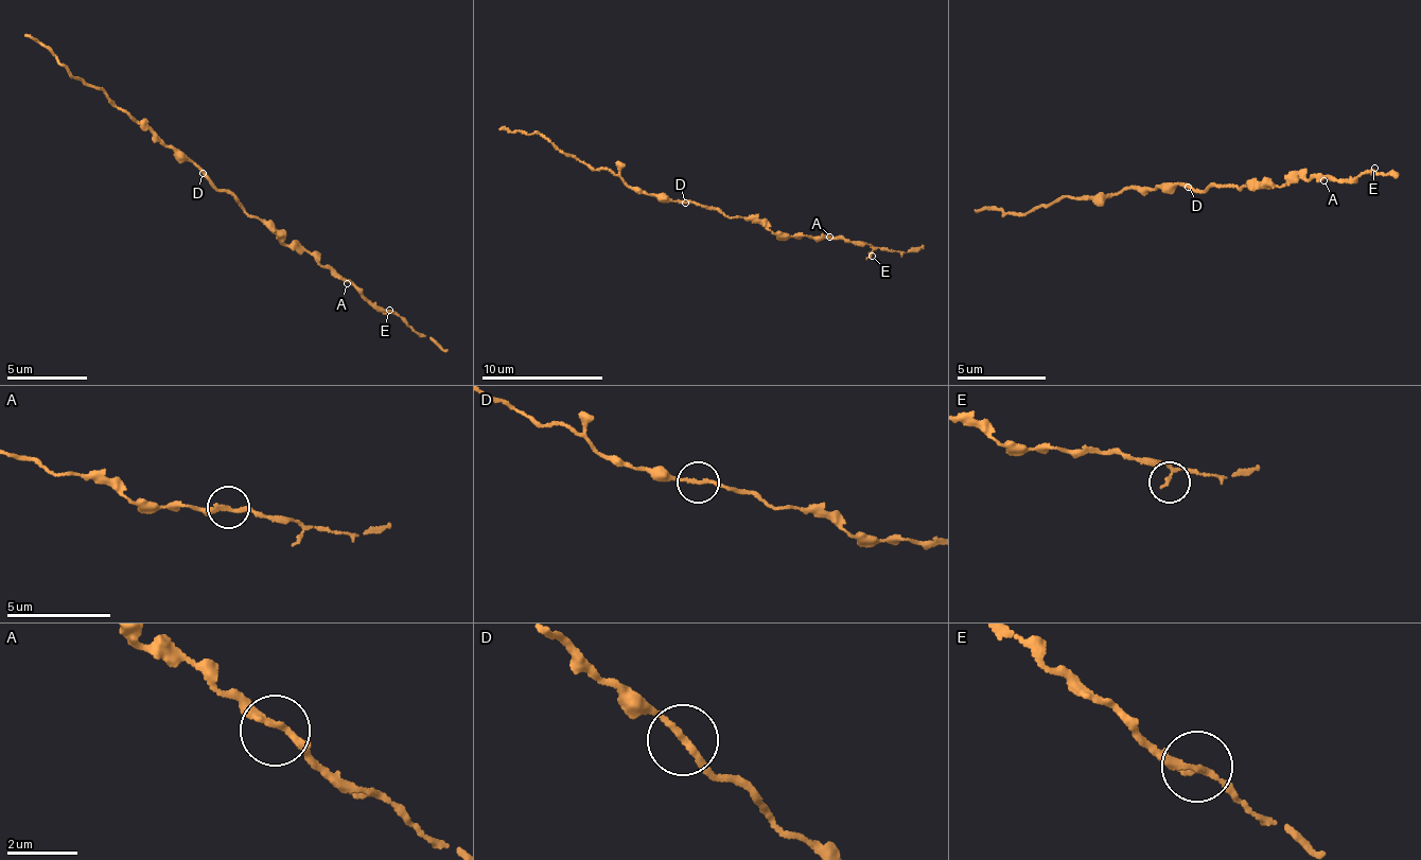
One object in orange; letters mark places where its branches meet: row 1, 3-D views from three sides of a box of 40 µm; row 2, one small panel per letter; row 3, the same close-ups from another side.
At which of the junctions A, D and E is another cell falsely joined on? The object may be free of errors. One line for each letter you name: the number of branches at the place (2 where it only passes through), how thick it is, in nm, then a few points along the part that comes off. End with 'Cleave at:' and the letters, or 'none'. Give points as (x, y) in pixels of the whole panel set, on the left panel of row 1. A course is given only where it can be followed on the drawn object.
Cleave at: none

